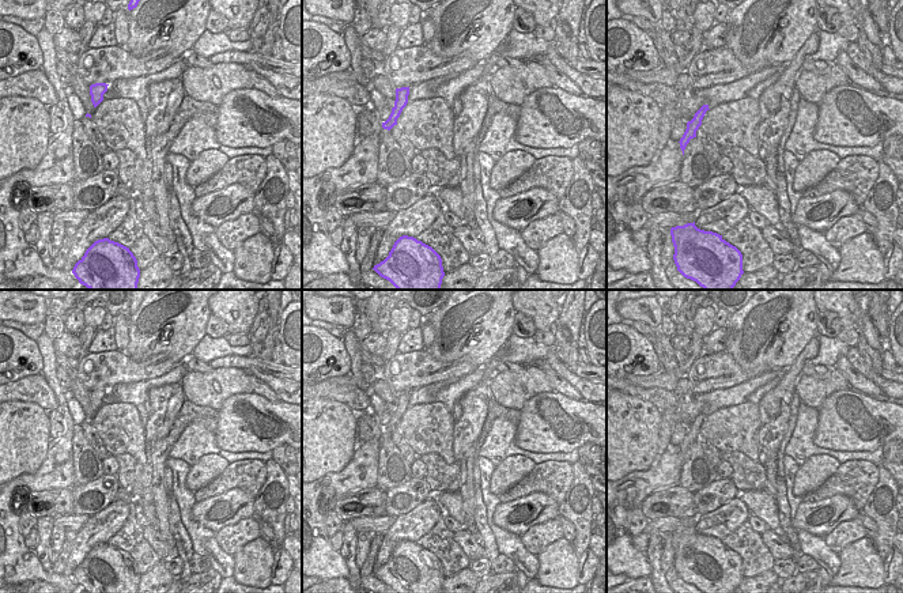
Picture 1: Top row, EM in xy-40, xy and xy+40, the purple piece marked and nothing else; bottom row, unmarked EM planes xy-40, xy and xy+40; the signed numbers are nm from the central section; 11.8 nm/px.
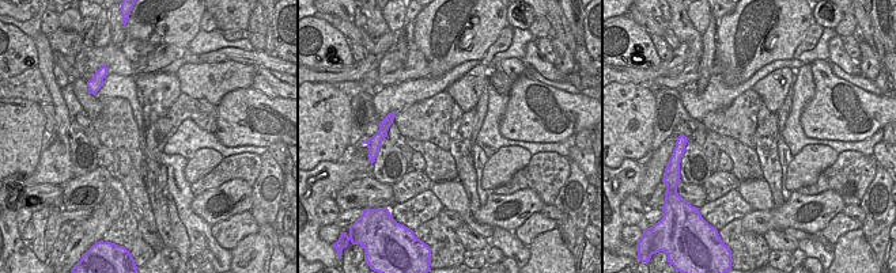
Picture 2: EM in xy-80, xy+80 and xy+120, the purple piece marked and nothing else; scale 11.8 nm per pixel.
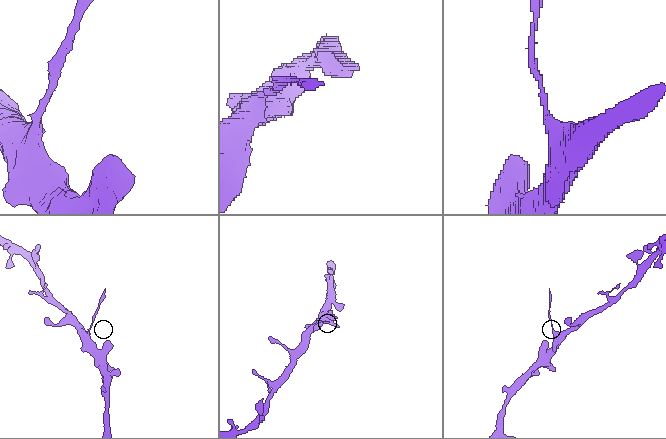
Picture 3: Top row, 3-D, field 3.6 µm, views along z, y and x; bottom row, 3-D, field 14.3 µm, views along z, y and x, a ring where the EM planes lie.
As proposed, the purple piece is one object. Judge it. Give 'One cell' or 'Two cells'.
Two cells

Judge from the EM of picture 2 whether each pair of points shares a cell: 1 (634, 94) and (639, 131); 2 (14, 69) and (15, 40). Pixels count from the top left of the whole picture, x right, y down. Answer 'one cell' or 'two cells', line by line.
1: one cell
2: one cell

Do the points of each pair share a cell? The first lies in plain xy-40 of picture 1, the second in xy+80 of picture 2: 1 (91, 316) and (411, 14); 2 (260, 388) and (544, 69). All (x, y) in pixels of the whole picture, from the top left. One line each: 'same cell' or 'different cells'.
1: different cells
2: same cell

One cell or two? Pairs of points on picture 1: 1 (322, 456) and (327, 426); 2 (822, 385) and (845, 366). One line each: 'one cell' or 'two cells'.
1: one cell
2: two cells

